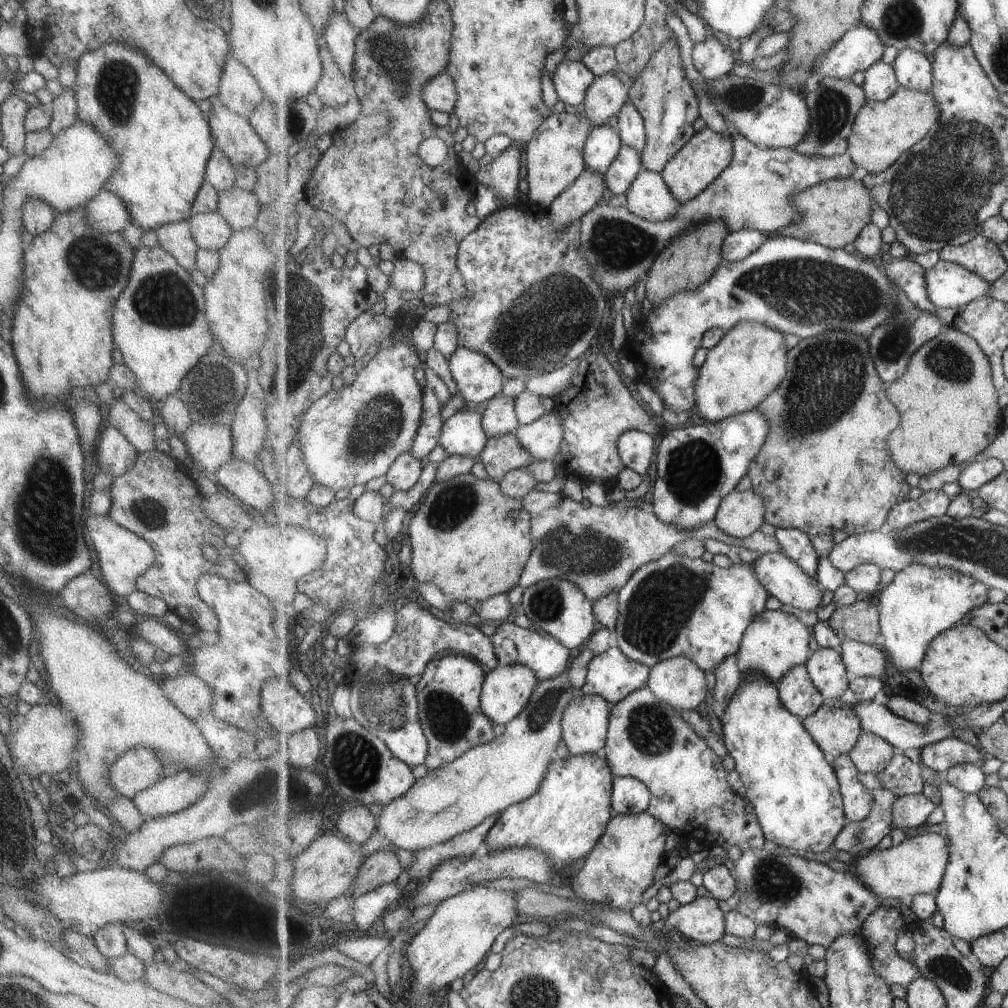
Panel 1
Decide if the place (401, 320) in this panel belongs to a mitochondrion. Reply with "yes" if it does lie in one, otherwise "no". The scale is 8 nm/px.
no

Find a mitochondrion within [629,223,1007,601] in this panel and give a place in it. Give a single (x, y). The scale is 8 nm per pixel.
(804, 290)

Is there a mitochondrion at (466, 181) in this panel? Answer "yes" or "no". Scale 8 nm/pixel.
no

